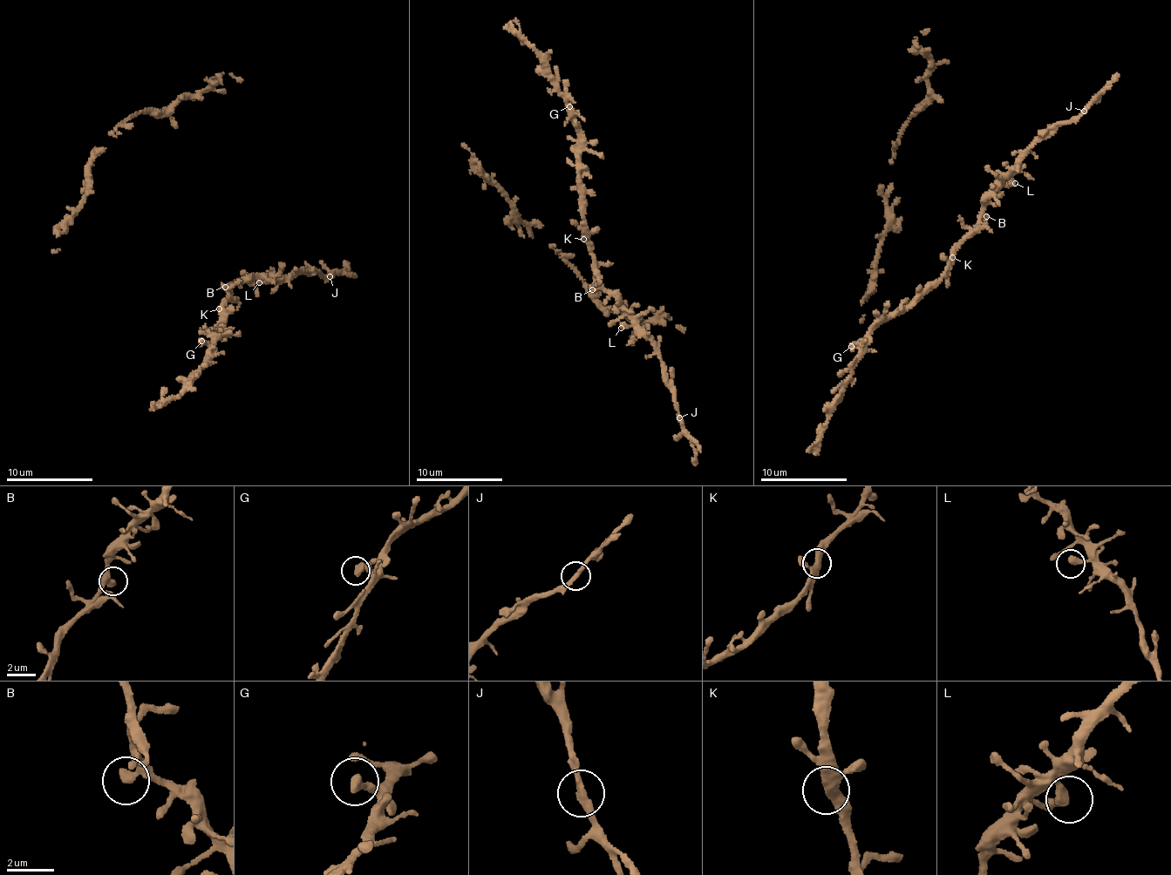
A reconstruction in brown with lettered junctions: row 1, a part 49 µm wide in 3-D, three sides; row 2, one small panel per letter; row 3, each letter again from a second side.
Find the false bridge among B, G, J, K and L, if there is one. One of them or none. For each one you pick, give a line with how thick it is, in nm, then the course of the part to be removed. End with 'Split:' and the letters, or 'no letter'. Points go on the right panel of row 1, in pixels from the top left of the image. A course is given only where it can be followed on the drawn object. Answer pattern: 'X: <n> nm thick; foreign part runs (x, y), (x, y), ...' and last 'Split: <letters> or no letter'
Split: no letter

